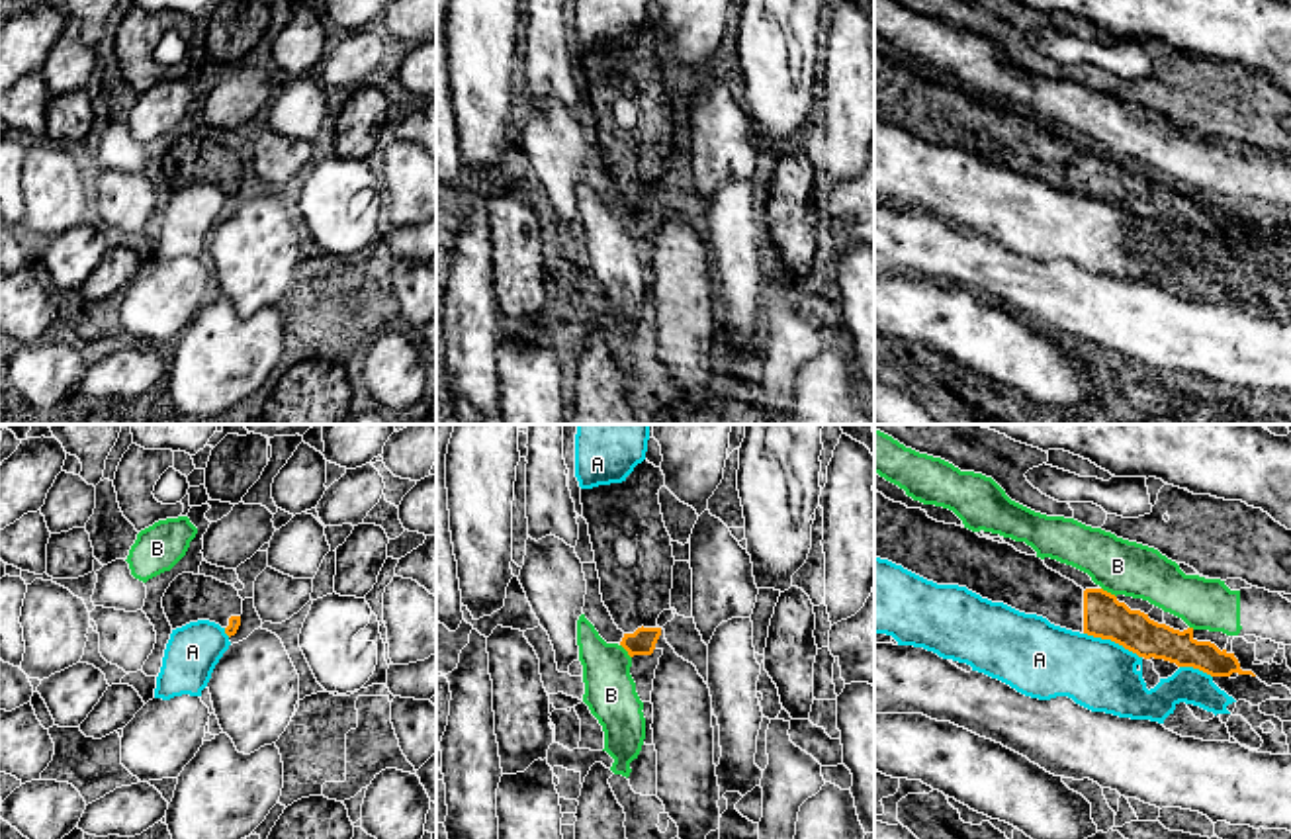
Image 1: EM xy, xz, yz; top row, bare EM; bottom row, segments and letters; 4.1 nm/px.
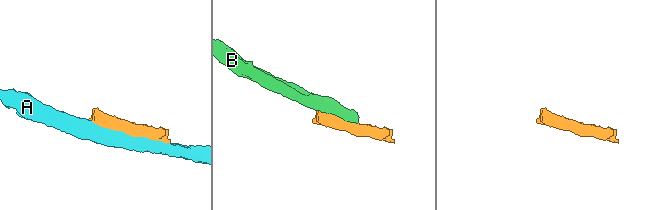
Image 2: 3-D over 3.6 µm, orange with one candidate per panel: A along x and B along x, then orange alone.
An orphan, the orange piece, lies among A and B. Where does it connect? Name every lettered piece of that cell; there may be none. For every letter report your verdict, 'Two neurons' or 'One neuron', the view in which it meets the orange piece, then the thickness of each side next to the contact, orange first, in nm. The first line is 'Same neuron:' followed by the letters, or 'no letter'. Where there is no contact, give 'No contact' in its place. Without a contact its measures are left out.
Same neuron: no letter
A: Two neurons. Touches orange in yz. Thickness 180 nm (orange) against 300 nm
B: Two neurons. Touches orange in yz. Thickness 180 nm (orange) against 220 nm

